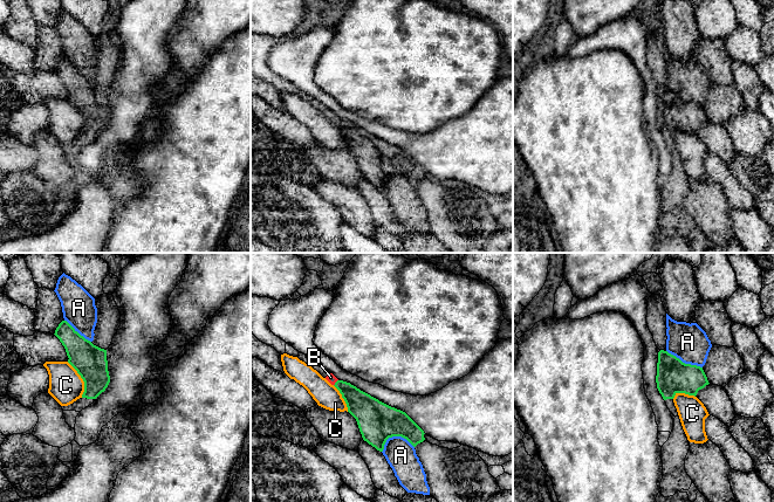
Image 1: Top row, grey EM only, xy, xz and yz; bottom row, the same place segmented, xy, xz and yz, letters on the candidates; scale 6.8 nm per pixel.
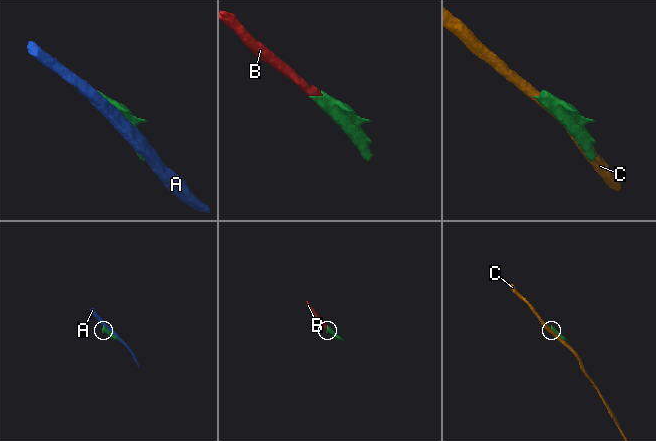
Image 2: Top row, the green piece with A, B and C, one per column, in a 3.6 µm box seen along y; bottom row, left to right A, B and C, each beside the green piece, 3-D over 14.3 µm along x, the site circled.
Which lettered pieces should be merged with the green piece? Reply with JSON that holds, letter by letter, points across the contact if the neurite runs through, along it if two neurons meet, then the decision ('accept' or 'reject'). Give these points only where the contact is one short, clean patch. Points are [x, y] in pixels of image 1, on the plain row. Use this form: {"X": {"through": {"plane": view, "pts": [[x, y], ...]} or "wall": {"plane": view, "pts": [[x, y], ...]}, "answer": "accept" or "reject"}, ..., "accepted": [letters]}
{"A": {"answer": "reject"}, "B": {"through": {"plane": "xz", "pts": [[362, 144], [341, 123], [335, 121], [330, 115]]}, "answer": "accept"}, "C": {"answer": "reject"}, "accepted": ["B"]}

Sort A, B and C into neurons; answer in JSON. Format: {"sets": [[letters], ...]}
{"sets": [["A"], ["B"], ["C"]]}

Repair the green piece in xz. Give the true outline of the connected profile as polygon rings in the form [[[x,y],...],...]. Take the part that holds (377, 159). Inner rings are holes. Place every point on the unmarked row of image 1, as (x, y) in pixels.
[[[329,111],[326,117],[342,132],[342,136],[347,142],[348,150],[357,159],[363,178],[377,188],[383,190],[386,178],[392,174],[402,174],[413,185],[425,178],[424,169],[405,150],[379,139],[350,121],[338,118],[333,111]]]

